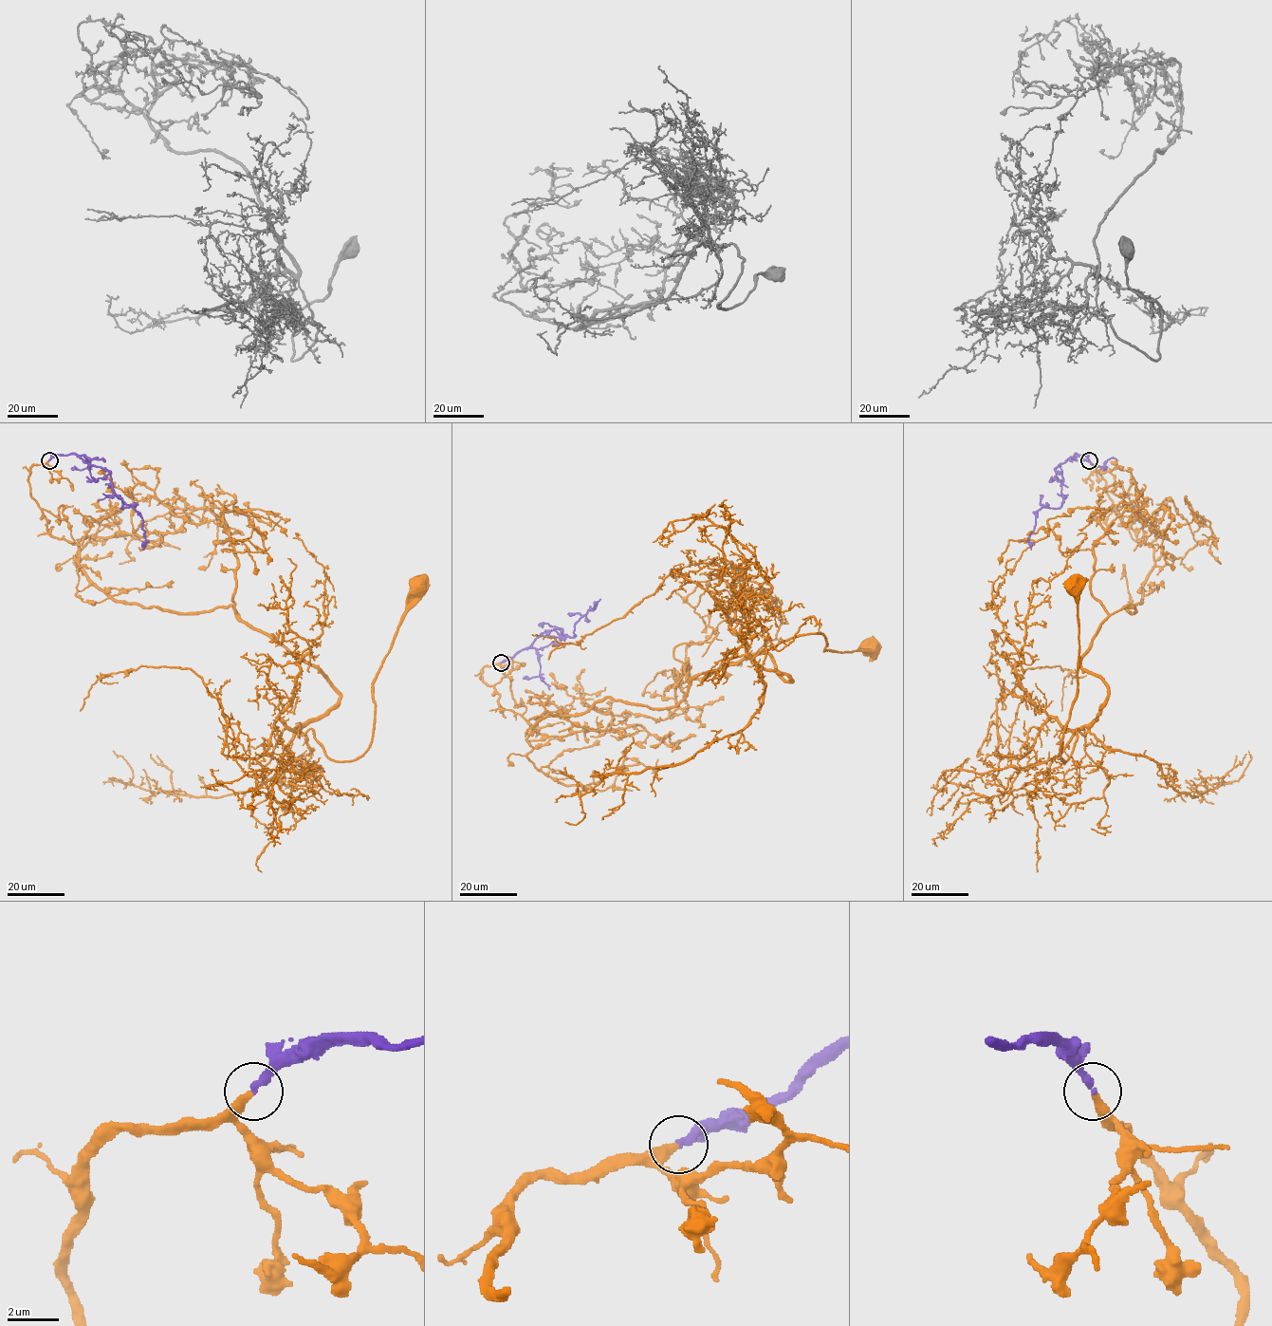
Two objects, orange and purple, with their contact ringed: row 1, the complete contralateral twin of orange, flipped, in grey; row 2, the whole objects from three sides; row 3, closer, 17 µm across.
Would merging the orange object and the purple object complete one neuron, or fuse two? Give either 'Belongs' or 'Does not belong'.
Belongs

